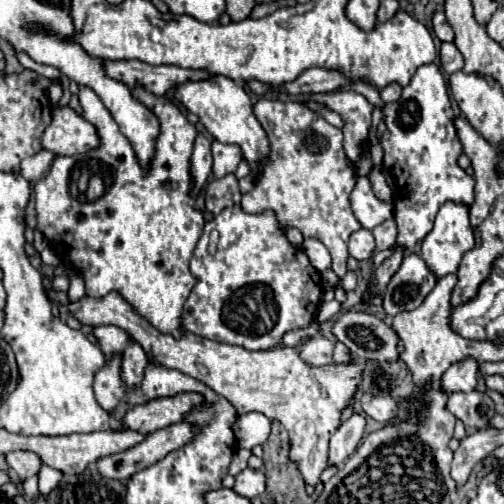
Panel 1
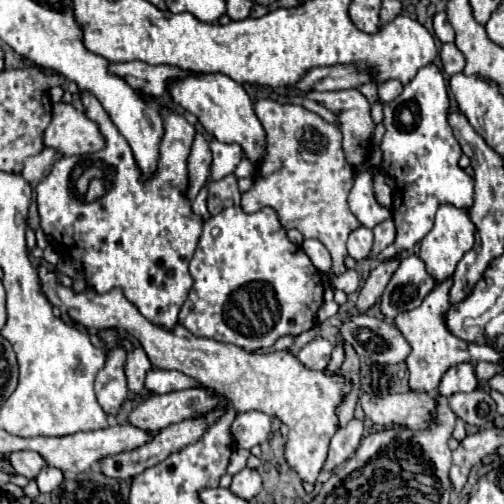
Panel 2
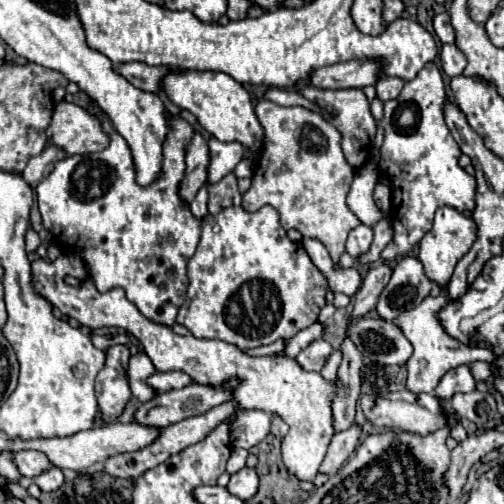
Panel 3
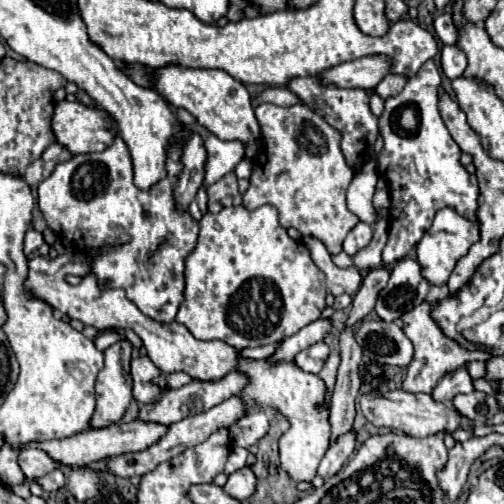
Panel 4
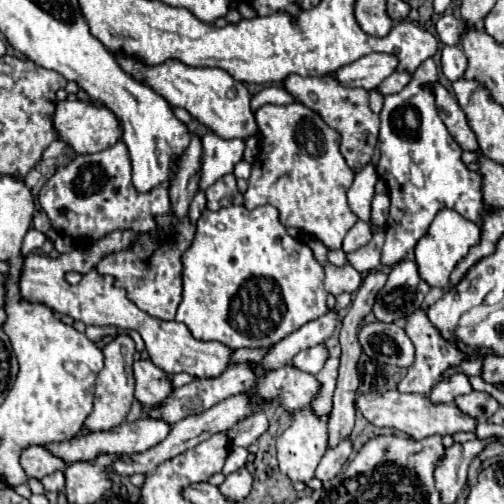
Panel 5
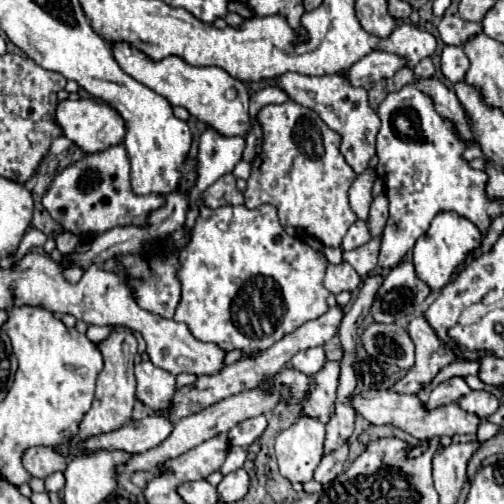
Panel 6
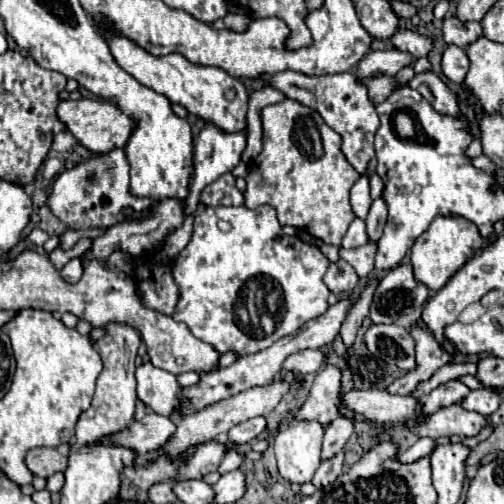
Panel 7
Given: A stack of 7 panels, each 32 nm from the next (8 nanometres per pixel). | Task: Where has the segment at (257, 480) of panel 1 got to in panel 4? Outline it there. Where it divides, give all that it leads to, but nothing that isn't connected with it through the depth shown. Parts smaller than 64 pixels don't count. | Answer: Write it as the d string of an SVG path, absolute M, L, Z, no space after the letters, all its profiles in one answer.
M244 466L238 472L228 476L222 490L236 500L246 500L254 492L254 486L256 486L256 476L252 474L252 470L248 466Z

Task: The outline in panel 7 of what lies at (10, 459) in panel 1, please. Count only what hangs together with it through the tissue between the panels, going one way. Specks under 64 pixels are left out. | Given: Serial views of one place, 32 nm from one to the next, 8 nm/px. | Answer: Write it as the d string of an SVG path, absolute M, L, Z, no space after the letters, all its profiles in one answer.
M34 448L26 456L26 464L34 472L34 476L48 478L56 472L64 472L68 466L68 458L56 448Z

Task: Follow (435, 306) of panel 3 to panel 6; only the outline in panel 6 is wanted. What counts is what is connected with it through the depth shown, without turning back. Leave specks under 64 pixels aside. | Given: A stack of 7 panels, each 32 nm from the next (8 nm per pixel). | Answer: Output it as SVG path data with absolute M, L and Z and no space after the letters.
M418 316L408 324L408 334L416 344L416 364L391 388L399 394L420 392L424 384L432 382L440 368L456 360L456 354L438 340L432 328L428 328L424 316Z

